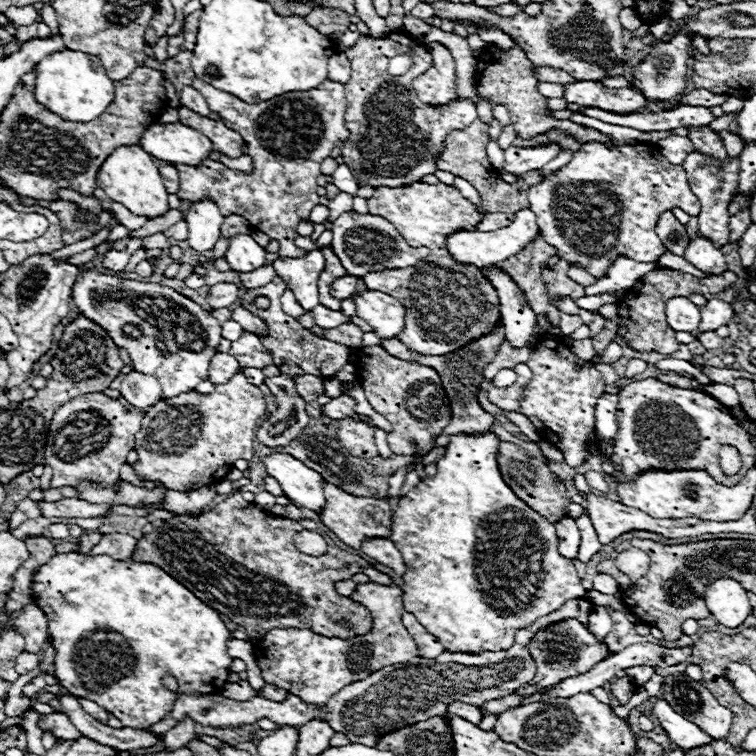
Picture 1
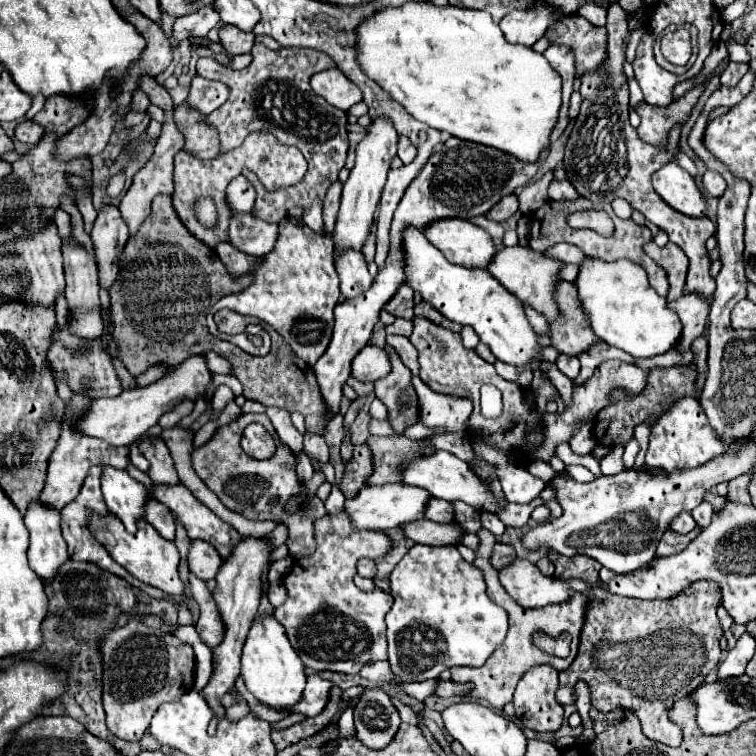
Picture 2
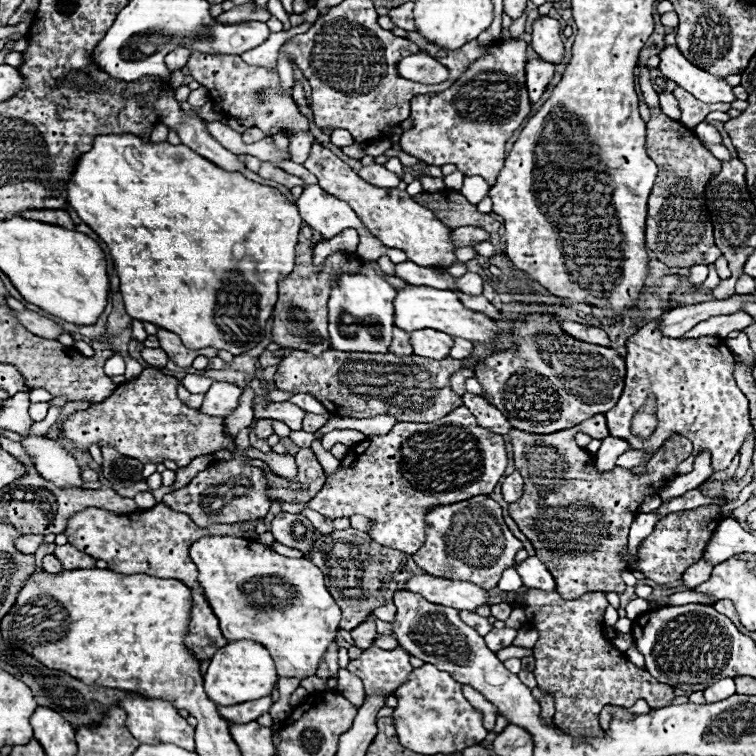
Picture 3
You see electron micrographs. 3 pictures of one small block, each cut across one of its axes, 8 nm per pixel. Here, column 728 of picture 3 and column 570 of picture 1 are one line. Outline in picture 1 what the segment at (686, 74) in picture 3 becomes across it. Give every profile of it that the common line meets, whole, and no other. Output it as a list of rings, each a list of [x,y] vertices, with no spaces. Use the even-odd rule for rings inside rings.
[[[576,82],[566,86],[564,98],[570,104],[580,104],[588,108],[600,108],[614,114],[644,112],[646,100],[638,90],[632,88],[606,88],[598,82]]]

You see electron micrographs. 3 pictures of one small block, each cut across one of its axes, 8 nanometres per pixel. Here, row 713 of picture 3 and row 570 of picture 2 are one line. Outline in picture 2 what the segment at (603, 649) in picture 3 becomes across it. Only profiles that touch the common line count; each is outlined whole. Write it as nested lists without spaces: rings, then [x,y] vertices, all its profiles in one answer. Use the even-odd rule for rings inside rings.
[[[548,550],[548,558],[556,566],[554,576],[564,580],[578,578],[590,584],[580,648],[570,668],[560,672],[556,700],[560,704],[574,704],[574,684],[582,678],[588,682],[592,704],[598,710],[632,708],[638,712],[644,736],[668,746],[678,746],[682,742],[682,732],[668,720],[666,708],[700,686],[706,674],[720,662],[722,652],[718,640],[722,636],[722,626],[716,616],[716,606],[722,596],[718,584],[704,580],[694,582],[666,600],[624,598],[610,594],[602,584],[598,574],[602,566],[596,560],[588,556],[568,558],[560,556],[556,550]]]

